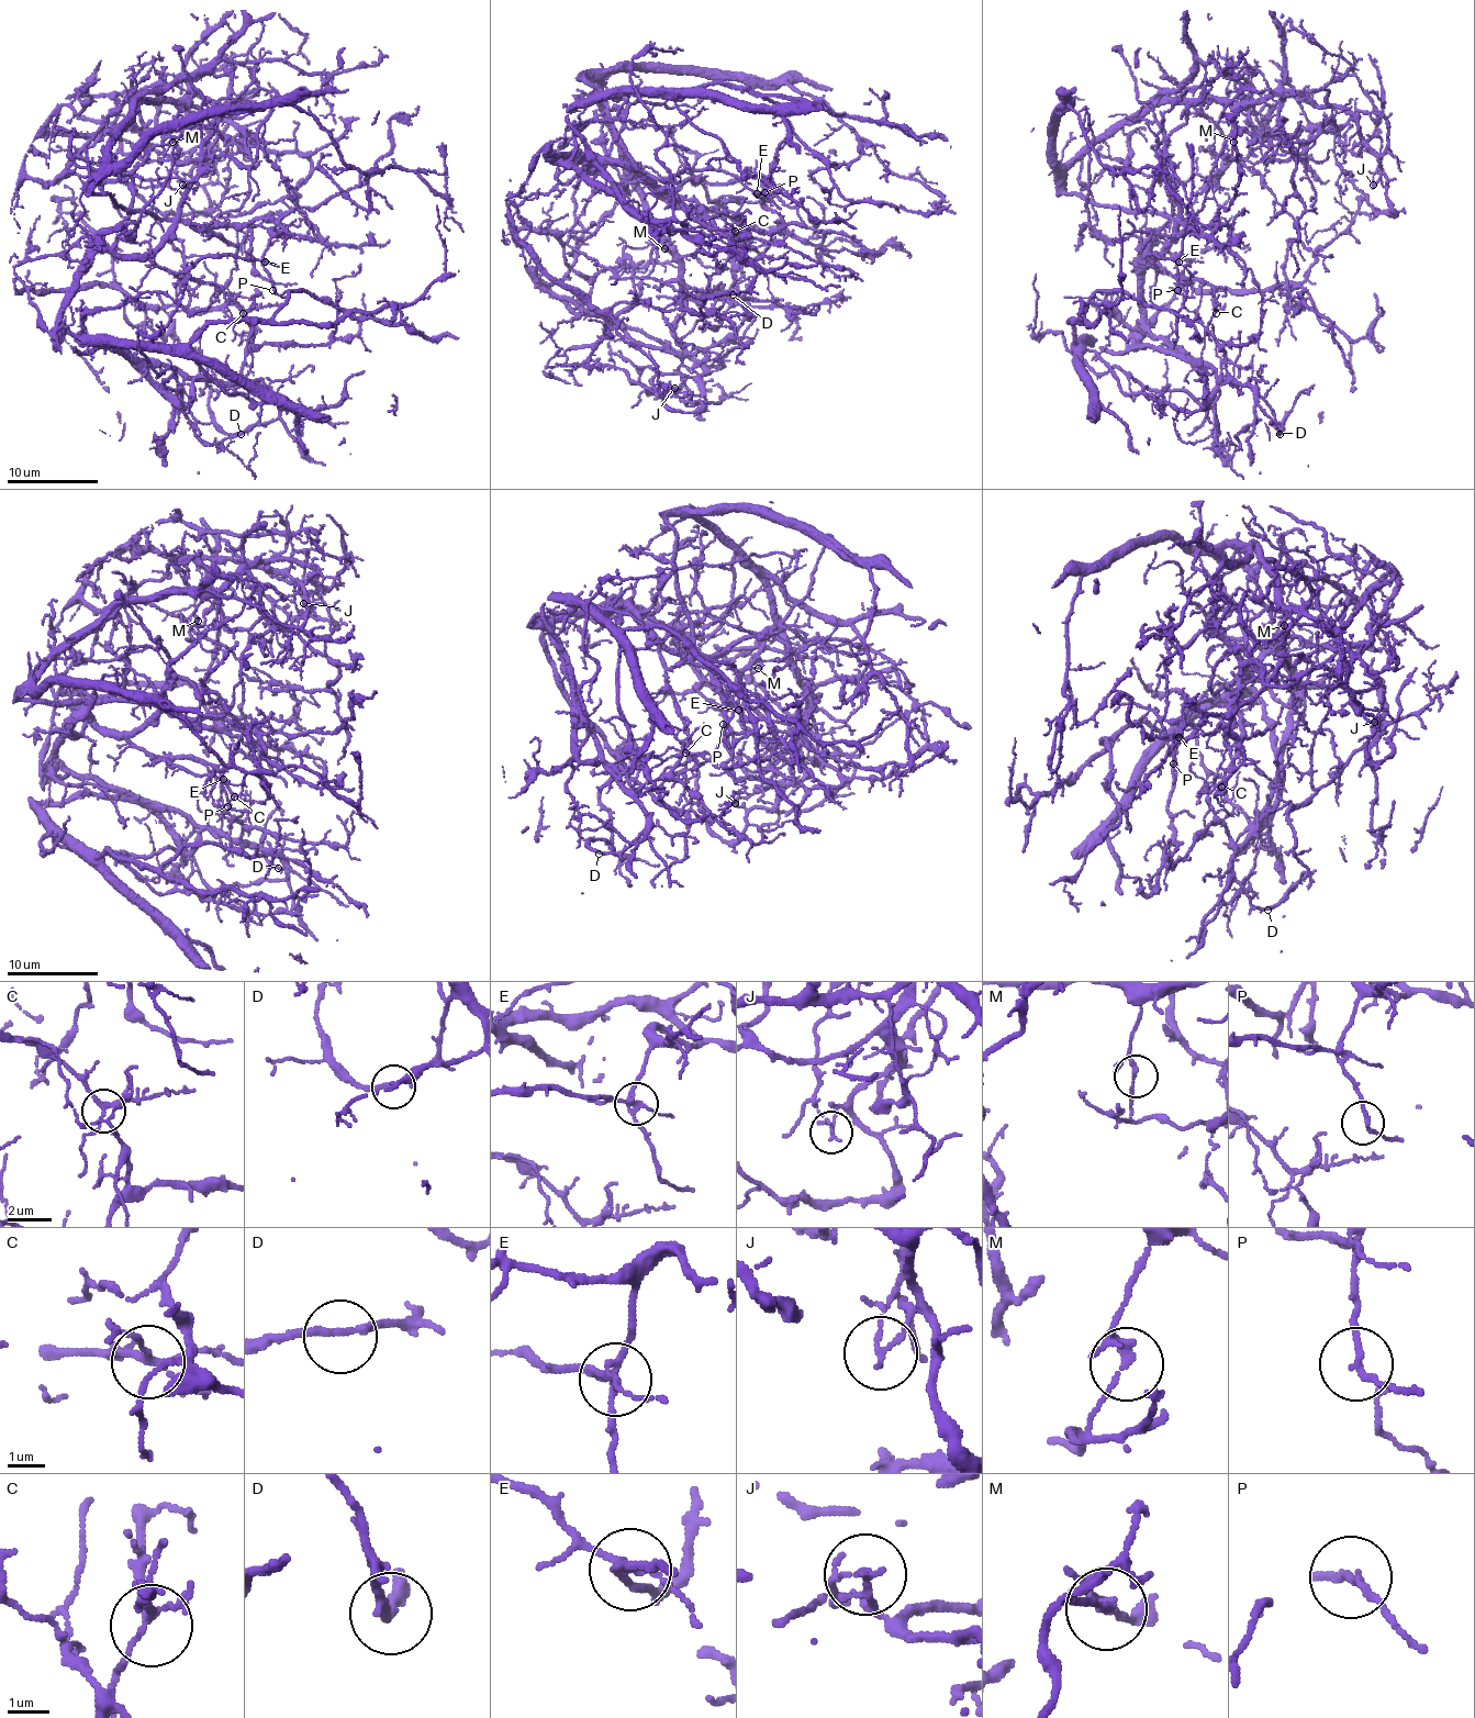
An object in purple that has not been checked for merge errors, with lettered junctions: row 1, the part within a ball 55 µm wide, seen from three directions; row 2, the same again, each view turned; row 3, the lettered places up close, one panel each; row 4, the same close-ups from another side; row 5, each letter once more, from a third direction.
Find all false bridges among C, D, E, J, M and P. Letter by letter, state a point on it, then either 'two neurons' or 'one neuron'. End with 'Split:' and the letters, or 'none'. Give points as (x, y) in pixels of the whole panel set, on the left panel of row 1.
C: place (243, 313); one neuron
D: place (241, 434); one neuron
E: place (265, 261); two neurons
J: place (182, 185); two neurons
M: place (172, 142); two neurons
P: place (272, 290); one neuron
Split: E, J, M

